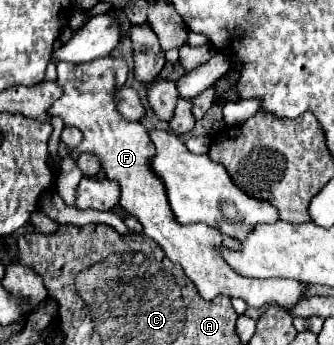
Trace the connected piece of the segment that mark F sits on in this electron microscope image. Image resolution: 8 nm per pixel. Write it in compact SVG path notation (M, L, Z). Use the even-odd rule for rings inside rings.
M112 56L90 60L86 64L58 64L58 84L64 88L64 94L50 106L50 114L60 116L66 126L76 126L82 132L83 140L72 151L72 159L76 162L86 152L94 152L102 158L106 178L120 182L120 206L140 220L144 234L156 240L172 262L184 268L186 276L196 284L204 300L214 300L216 296L242 298L252 308L264 308L268 304L292 308L304 300L308 284L302 284L300 280L258 280L234 272L220 254L220 248L238 250L238 240L202 222L184 226L174 220L174 212L170 212L170 204L166 200L166 190L148 166L148 160L154 156L154 144L148 128L140 122L124 120L116 108L116 92L124 86L126 76L126 62Z

